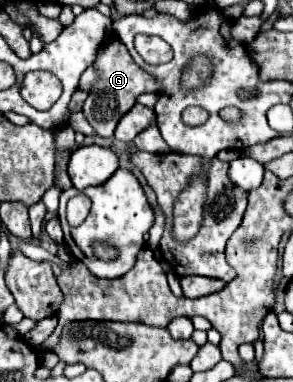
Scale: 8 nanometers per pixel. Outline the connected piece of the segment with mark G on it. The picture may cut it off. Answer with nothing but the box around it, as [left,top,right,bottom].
[82,32,158,138]

